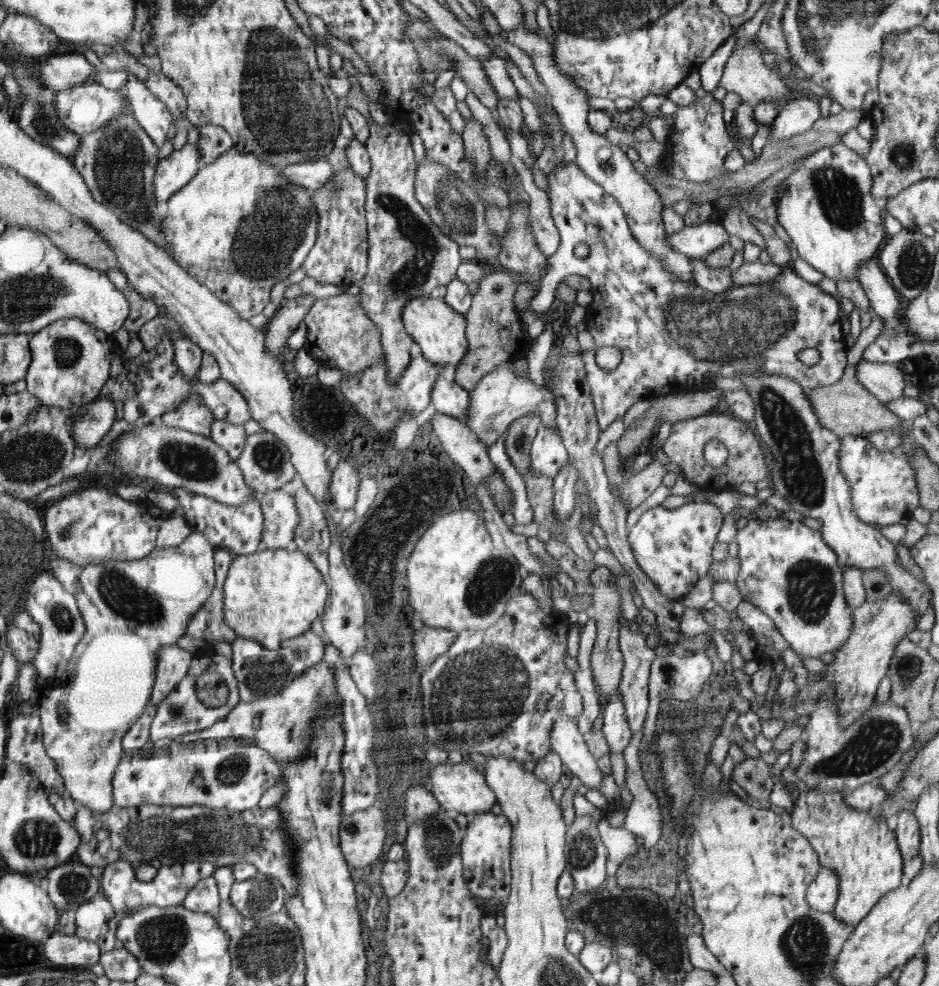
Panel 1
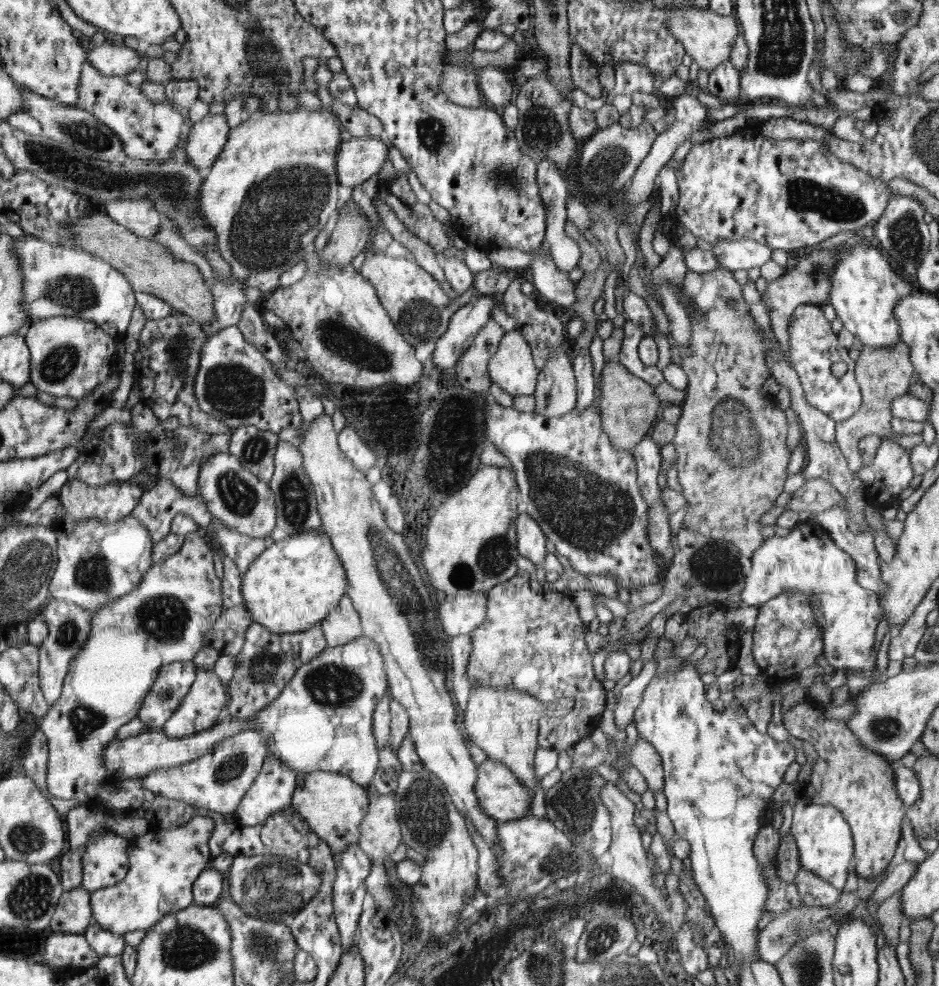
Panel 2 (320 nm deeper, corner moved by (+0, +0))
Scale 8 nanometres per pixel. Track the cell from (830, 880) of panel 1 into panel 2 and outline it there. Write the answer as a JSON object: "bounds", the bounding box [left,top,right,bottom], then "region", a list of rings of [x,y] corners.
{"bounds":[790,800,854,892],"region":[[[800,800],[794,806],[790,833],[796,841],[801,867],[842,892],[853,866],[854,843],[851,828],[840,810],[829,804]]]}

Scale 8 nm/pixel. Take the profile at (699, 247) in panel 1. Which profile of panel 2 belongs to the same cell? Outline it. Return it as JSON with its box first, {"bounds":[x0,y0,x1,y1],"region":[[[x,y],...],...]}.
{"bounds":[712,238,773,271],"region":[[[722,238],[712,242],[712,252],[720,266],[730,271],[761,268],[771,259],[773,249],[750,239],[728,240]]]}

